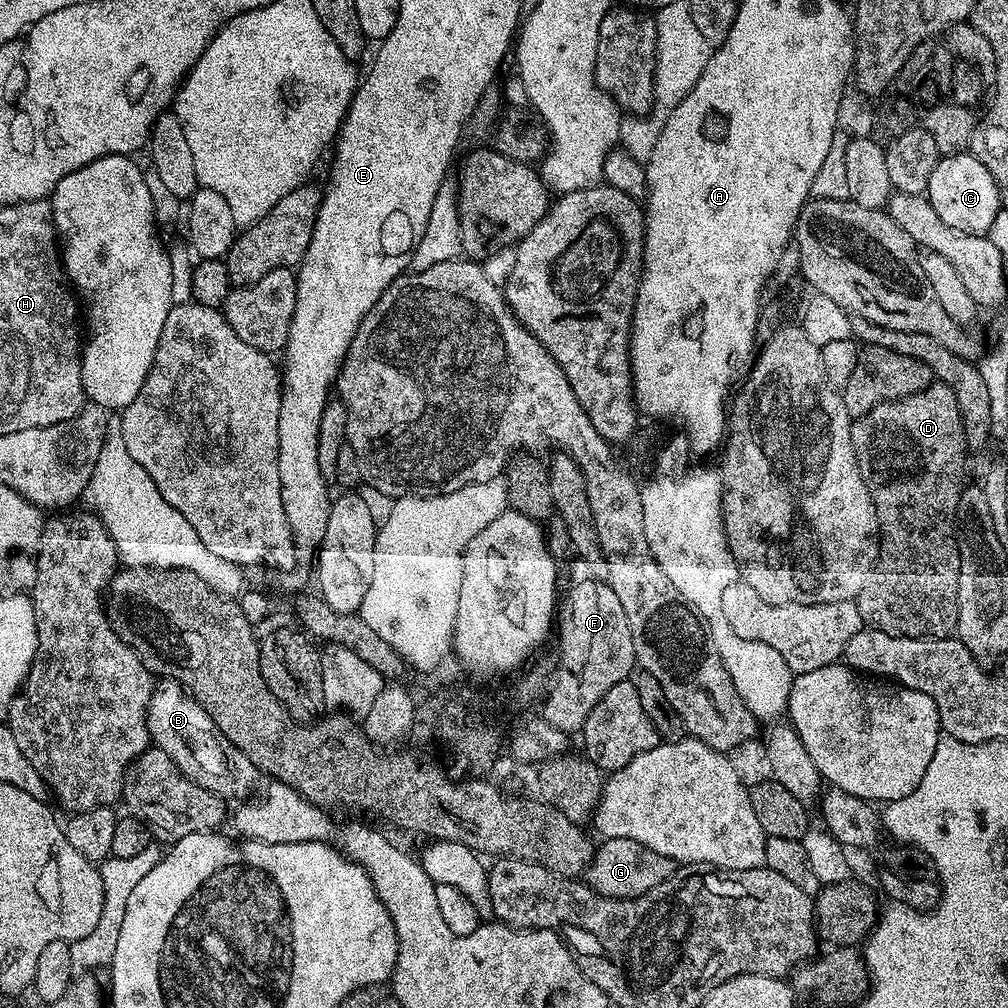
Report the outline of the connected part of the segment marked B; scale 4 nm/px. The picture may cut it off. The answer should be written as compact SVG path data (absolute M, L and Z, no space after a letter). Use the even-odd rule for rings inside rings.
M161 679L152 693L148 707L148 734L151 743L174 761L183 776L190 777L195 784L201 784L215 796L228 798L232 788L246 787L248 775L253 775L253 766L242 750L238 750L224 737L210 714L206 714L192 693L177 680Z

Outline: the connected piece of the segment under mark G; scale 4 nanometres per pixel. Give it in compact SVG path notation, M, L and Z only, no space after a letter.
M607 838L603 843L592 853L586 883L607 900L633 900L646 894L646 890L654 890L654 886L662 886L666 878L676 873L676 861L666 858L666 854L658 854L658 850L650 850L650 846L642 846L642 842L630 838Z

